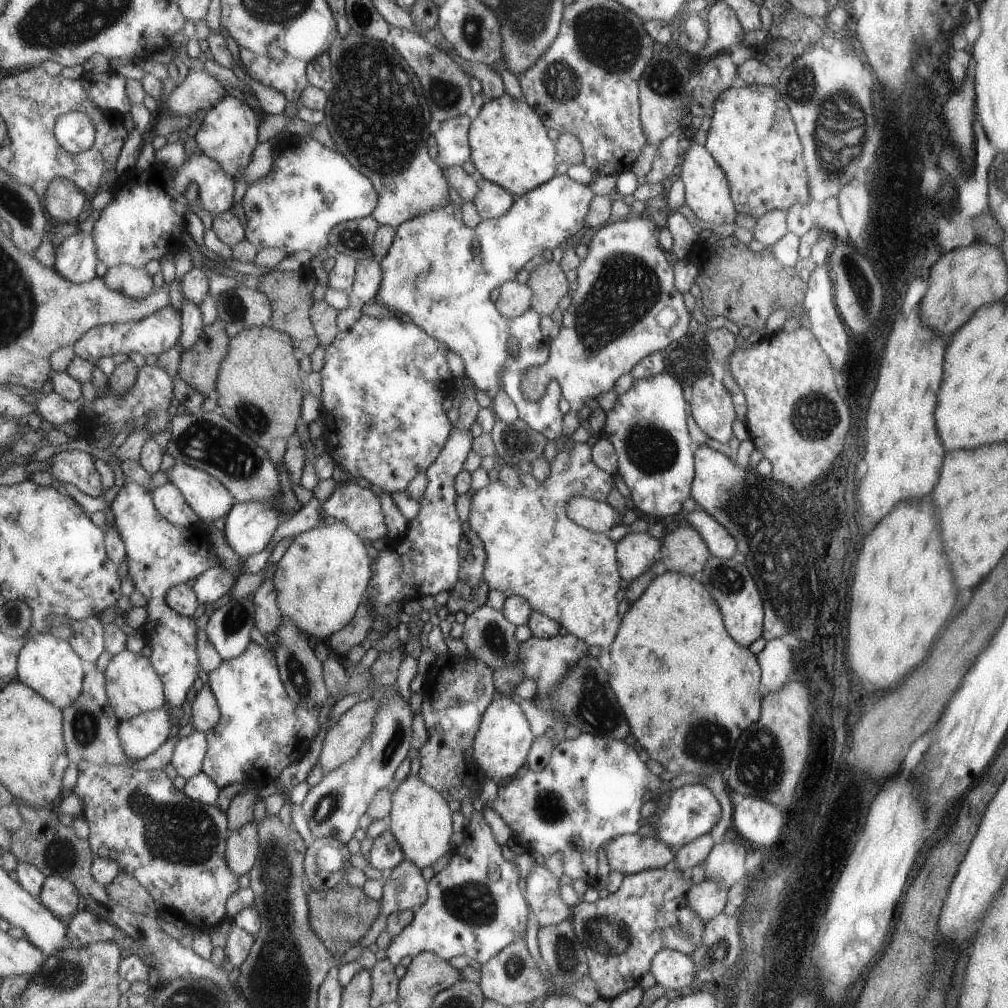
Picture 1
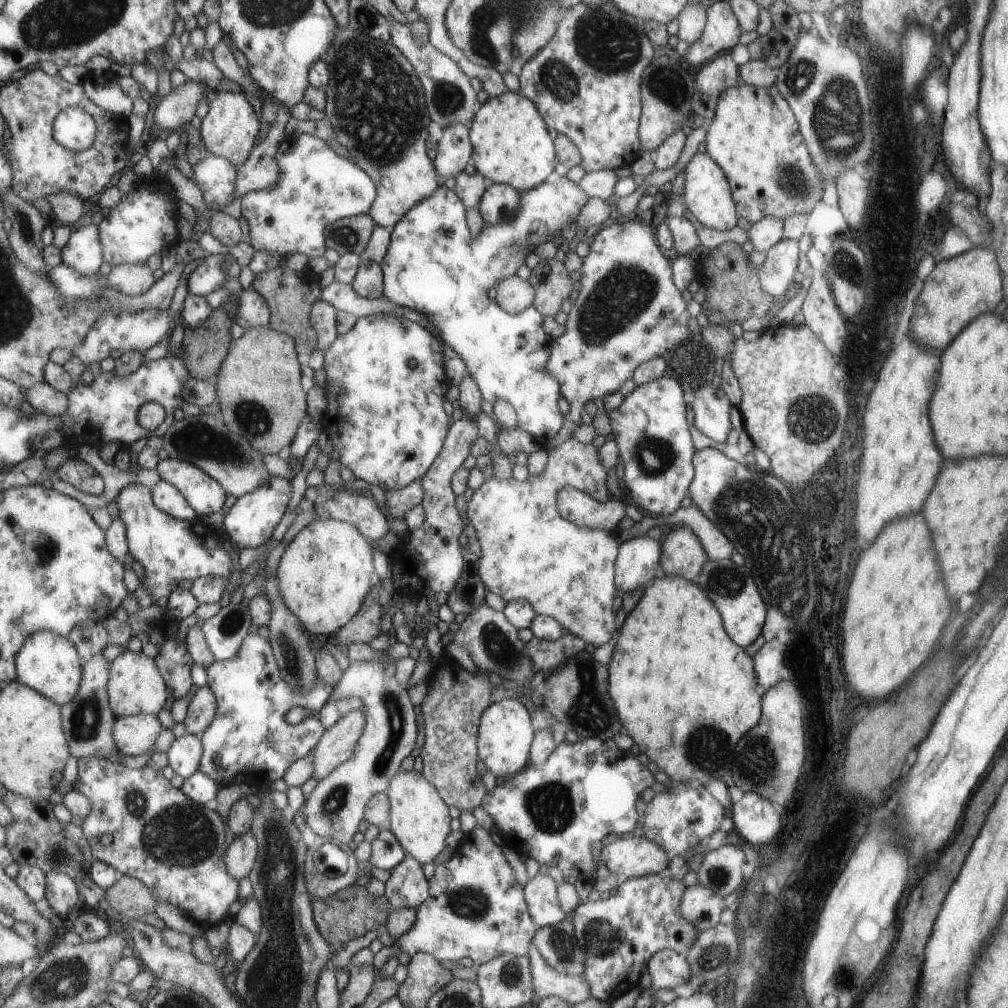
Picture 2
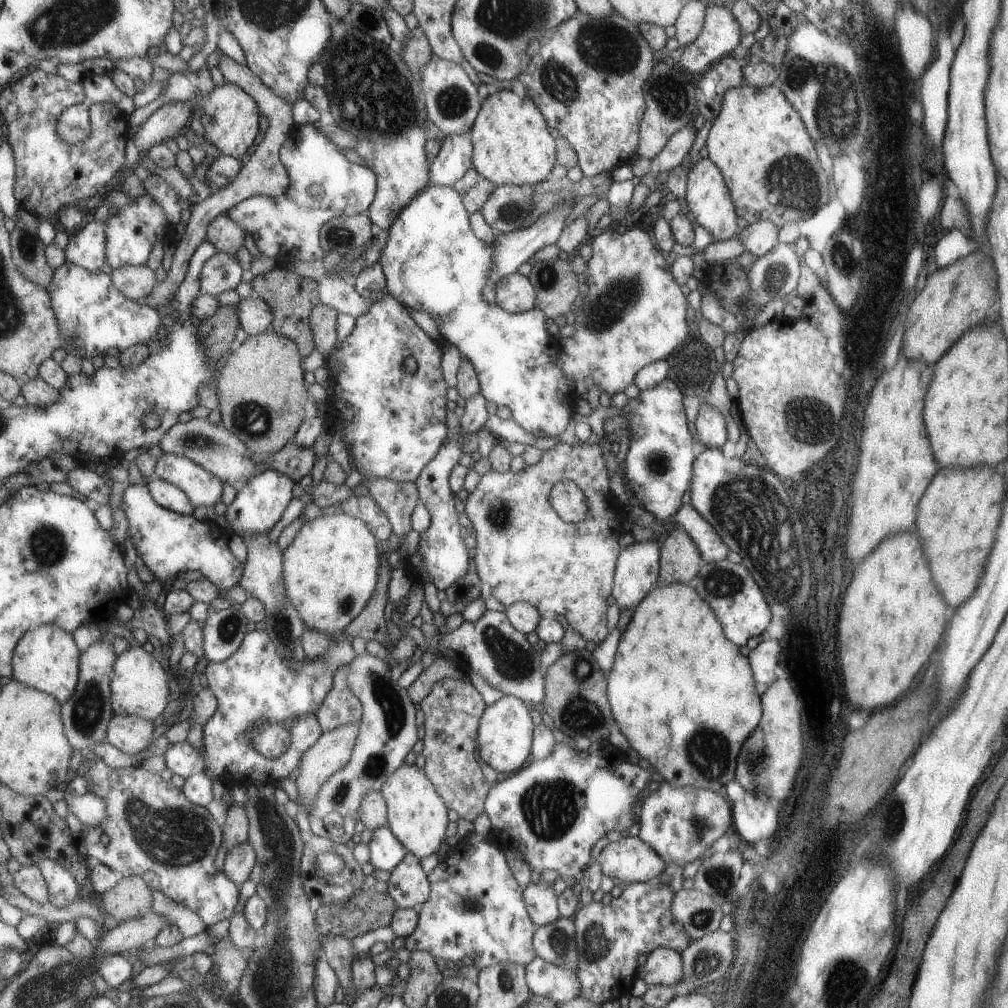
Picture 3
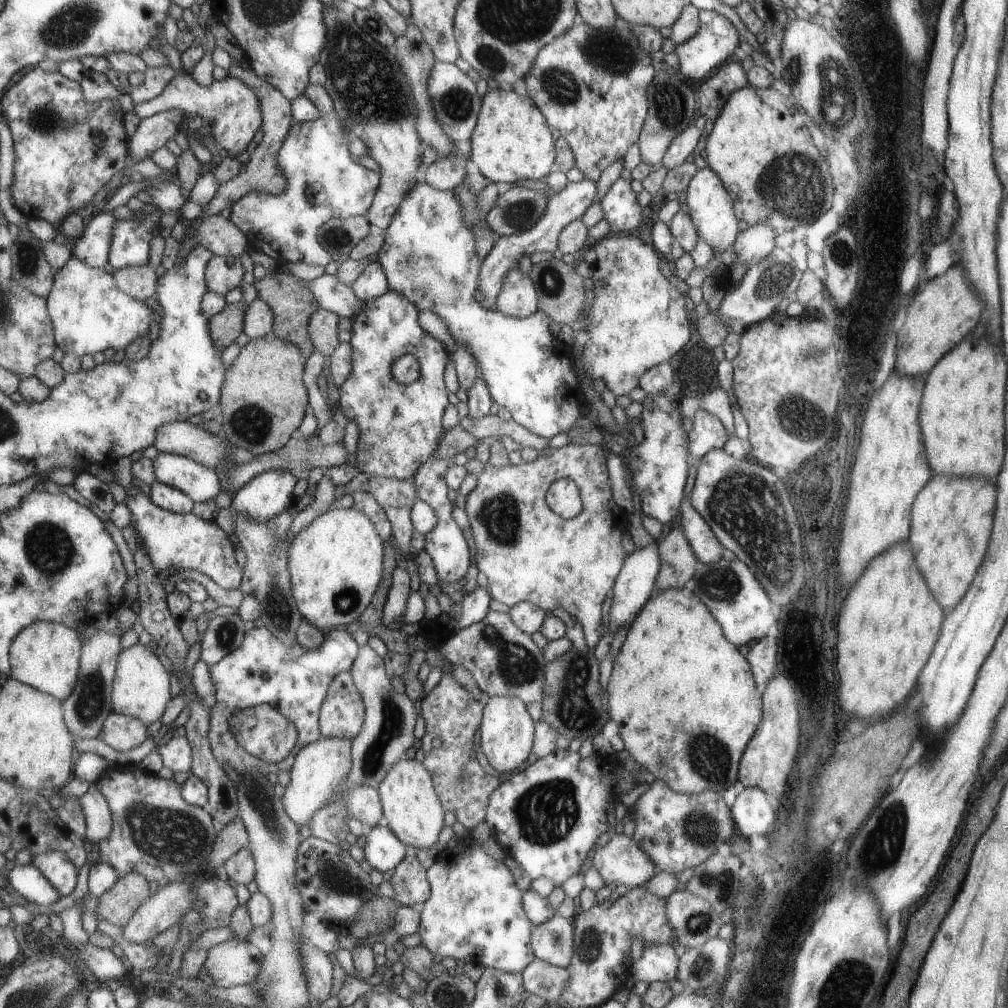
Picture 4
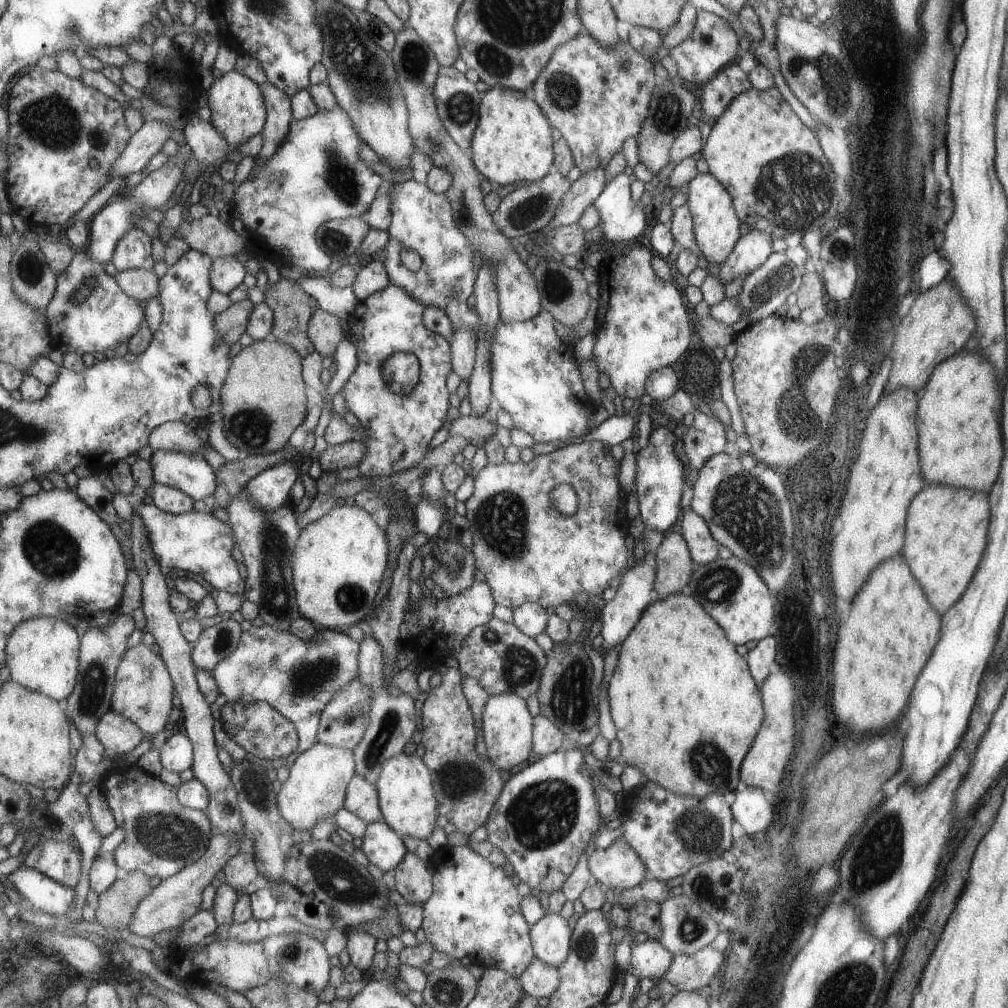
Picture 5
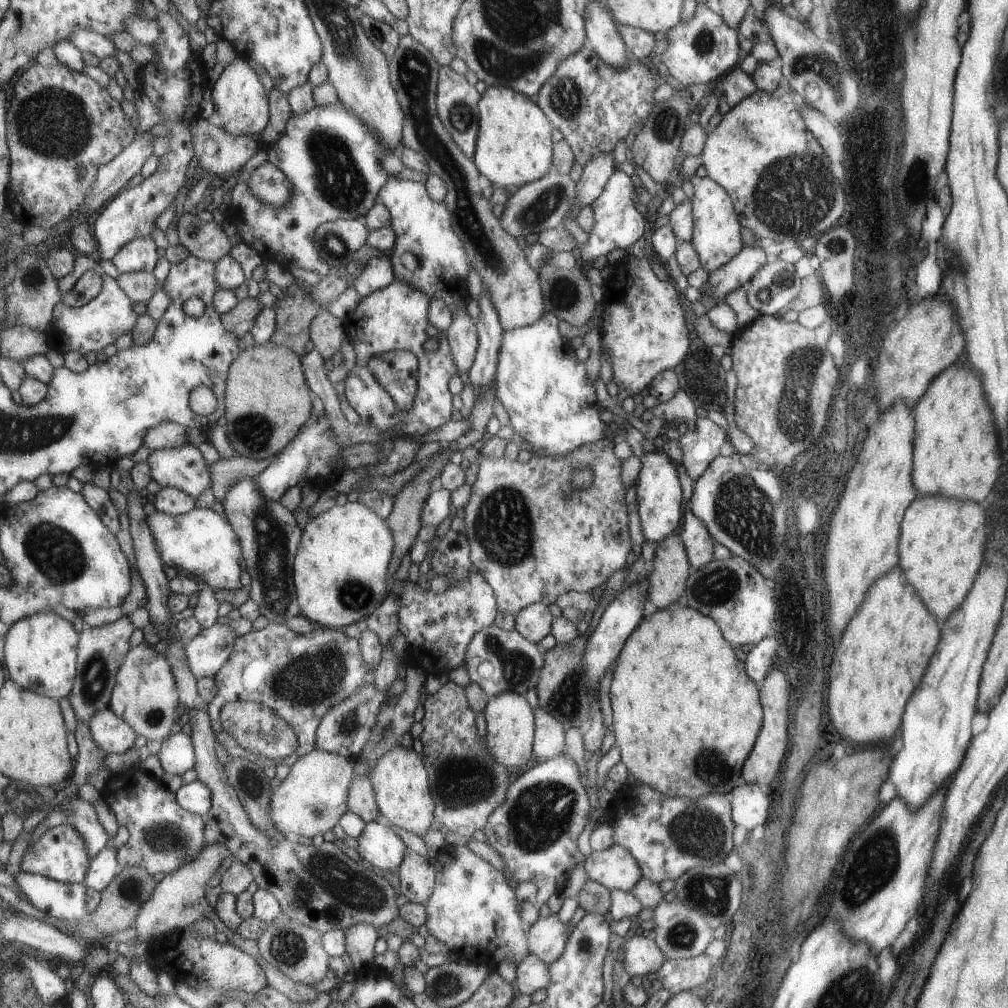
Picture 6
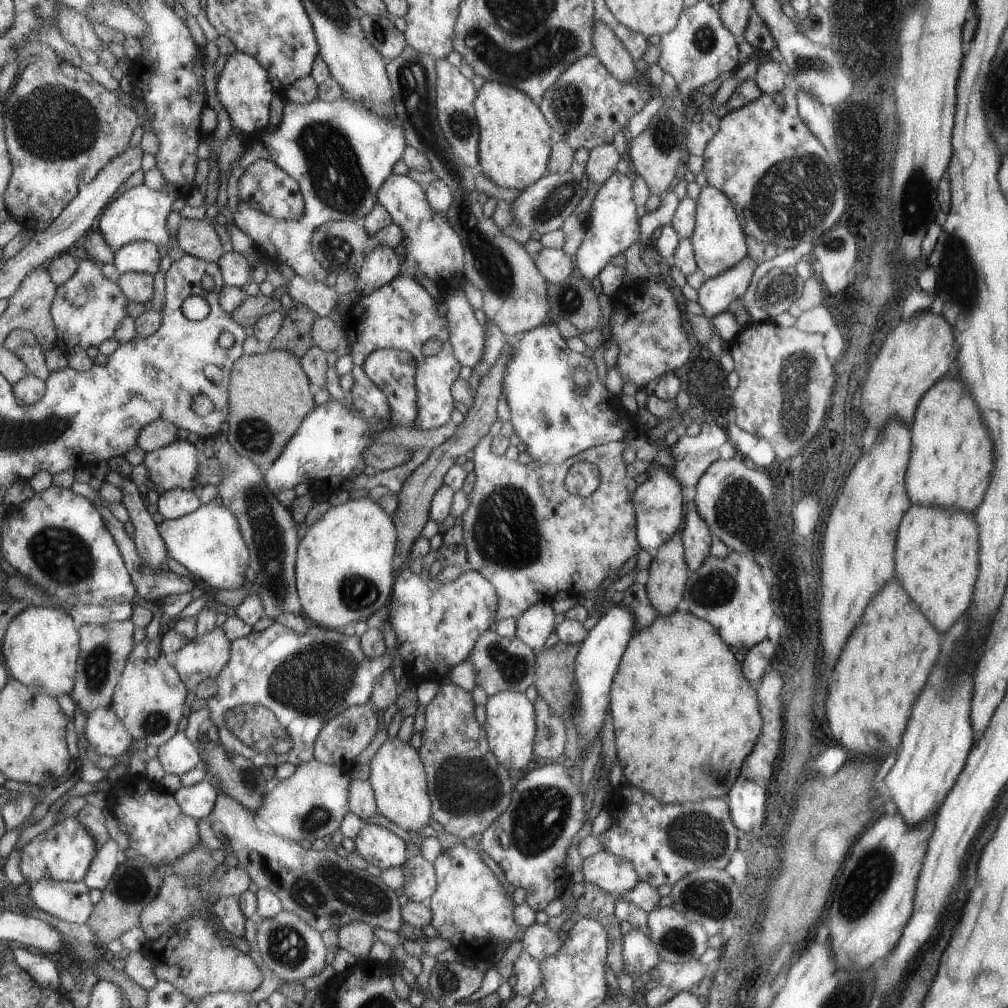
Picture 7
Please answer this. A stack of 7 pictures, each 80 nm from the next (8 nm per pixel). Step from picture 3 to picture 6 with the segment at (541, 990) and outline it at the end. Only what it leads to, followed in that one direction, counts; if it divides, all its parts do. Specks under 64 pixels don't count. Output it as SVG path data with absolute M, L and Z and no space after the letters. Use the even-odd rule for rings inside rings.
M529 954L517 966L514 984L522 995L530 996L535 990L546 988L549 981L548 965L533 954Z

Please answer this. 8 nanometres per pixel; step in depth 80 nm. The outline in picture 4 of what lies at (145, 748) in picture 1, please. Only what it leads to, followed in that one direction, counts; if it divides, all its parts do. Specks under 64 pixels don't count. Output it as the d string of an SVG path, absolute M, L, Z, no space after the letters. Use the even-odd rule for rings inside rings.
M115 710L104 722L104 729L100 738L112 748L121 751L135 749L139 744L145 742L149 732L149 725L138 718L122 715Z

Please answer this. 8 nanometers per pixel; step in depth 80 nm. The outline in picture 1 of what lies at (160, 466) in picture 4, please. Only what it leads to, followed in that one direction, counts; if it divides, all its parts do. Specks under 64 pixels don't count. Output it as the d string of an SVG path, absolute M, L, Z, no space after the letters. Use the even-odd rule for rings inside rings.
M176 463L165 472L169 473L170 482L181 489L203 523L212 524L218 518L227 516L237 504L229 489L207 471Z

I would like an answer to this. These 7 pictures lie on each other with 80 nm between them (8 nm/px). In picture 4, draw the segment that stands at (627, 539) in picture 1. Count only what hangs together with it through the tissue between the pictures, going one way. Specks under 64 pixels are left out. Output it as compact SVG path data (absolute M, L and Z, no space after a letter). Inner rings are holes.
M648 544L642 548L633 549L631 553L625 555L623 565L621 565L620 572L617 573L616 584L613 585L611 596L611 604L608 610L608 629L619 628L621 624L632 621L636 614L640 612L645 601L653 596L655 592L656 574L660 570L660 557L657 548L654 544Z

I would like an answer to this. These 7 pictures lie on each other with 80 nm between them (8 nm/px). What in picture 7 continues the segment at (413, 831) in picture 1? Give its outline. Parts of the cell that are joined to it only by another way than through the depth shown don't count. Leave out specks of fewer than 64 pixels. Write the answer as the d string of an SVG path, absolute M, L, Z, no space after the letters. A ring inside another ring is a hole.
M386 737L386 741L373 759L370 781L376 794L380 813L386 816L388 823L398 824L401 828L408 831L414 830L418 834L420 834L422 828L429 826L429 822L433 819L433 803L429 790L428 774L422 761L420 750L415 750L409 743L401 742L397 738Z

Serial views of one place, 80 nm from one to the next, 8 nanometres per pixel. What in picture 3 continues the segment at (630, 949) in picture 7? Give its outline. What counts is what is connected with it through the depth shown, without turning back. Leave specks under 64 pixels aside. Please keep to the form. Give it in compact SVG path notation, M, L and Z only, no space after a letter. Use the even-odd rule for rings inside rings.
M657 947L646 954L646 962L638 966L636 976L646 985L675 985L684 976L683 957L677 951Z

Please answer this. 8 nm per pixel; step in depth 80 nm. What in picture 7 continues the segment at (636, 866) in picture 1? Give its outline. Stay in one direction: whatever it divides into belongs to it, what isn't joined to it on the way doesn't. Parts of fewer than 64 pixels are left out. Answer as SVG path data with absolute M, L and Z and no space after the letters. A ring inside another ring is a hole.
M599 851L582 860L584 880L619 896L631 890L639 881L632 862L609 851Z

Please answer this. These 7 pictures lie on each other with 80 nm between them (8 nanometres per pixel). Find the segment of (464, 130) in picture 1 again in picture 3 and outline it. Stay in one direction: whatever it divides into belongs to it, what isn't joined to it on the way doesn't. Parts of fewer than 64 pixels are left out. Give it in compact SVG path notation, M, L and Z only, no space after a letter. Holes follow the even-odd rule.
M472 133L452 134L445 137L442 148L432 162L432 181L435 185L450 186L463 178L474 166Z

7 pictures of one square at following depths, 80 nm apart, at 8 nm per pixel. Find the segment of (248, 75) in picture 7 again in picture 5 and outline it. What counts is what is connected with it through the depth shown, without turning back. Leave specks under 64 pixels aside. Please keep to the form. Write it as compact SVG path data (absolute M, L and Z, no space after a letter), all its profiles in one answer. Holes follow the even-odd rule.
M236 69L223 74L210 89L201 90L201 96L206 96L206 104L211 112L209 122L227 139L233 147L246 143L253 135L263 132L268 108L261 87L251 78L241 74Z

